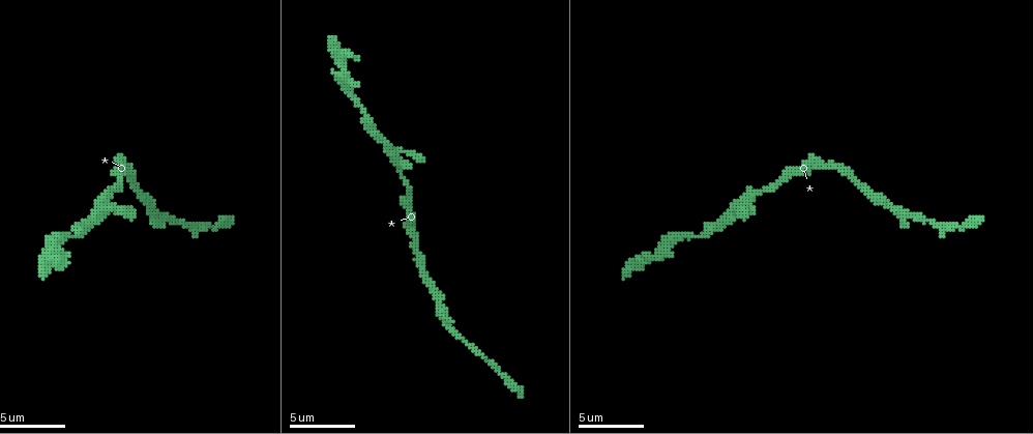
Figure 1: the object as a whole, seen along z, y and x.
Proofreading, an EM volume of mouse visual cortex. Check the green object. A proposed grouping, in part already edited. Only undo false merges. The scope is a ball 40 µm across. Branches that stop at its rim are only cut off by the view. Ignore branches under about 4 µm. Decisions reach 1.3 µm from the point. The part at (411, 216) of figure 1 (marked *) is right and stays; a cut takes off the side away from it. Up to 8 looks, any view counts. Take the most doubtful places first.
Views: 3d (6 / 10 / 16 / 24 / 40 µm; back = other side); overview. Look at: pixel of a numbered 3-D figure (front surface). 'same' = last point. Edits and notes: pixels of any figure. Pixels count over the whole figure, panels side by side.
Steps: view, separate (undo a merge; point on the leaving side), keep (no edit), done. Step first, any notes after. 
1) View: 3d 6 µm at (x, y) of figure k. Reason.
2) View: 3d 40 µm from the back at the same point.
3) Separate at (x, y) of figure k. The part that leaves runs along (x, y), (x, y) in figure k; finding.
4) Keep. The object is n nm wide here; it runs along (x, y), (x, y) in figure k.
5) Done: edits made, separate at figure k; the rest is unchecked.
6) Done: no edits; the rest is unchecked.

View: 3d 10 µm at (163, 215) of figure 1. Sudden change in width.

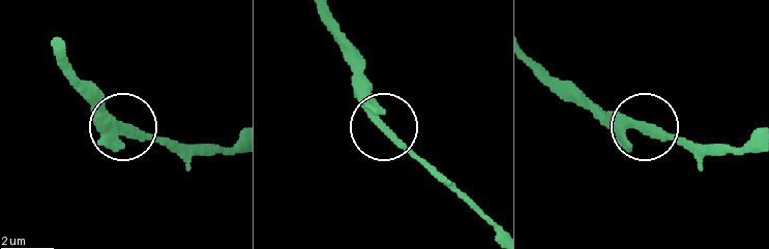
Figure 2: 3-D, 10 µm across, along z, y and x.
View: 3d 6 µm at (123, 126) of figure 2.

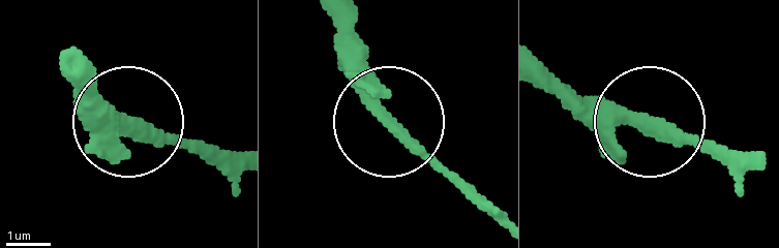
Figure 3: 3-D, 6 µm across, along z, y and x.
Keep. It runs along (68, 53), (131, 123), (239, 149) in figure 3; continuous, no second cell.

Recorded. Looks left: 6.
View: 3d 16 µm at (60, 238) of figure 1. Sudden change in width.

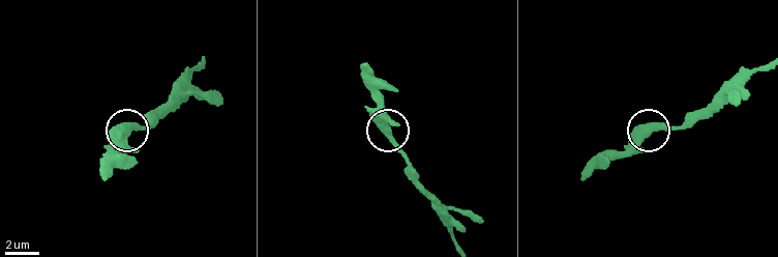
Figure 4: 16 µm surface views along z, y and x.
Keep. One cell here.

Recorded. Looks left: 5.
View: 3d 10 µm at (107, 195) of figure 1. Thick turns thin.

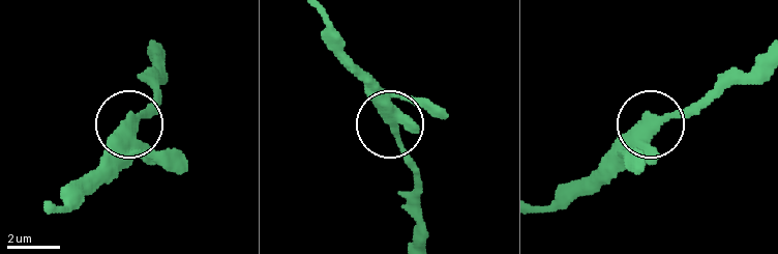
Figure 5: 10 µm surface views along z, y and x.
View: 3d 6 µm at (651, 122) of figure 5. Closer look.

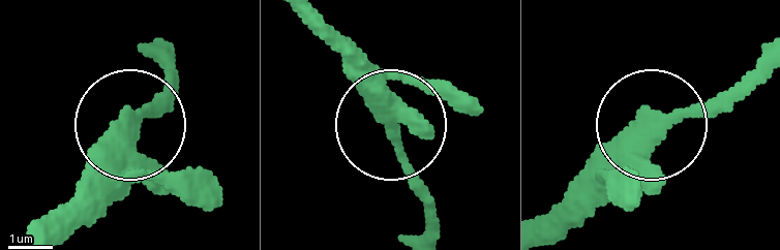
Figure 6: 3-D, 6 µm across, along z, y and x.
Keep. It runs along (175, 58), (167, 87), (56, 220) in figure 6; all the same cell.

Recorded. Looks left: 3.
View: 3d 16 µm at (962, 228) of figure 1. Thick turns thin.

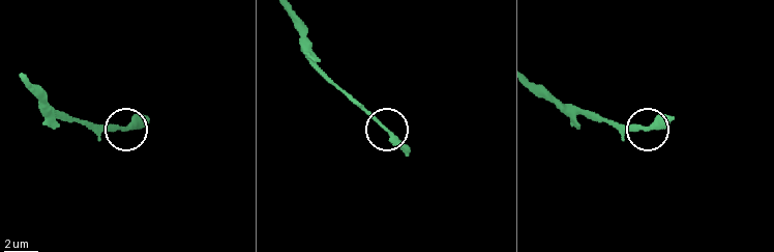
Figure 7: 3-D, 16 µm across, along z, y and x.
Keep. One cell here.

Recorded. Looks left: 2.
Done: no edits; the rest is unchecked.

